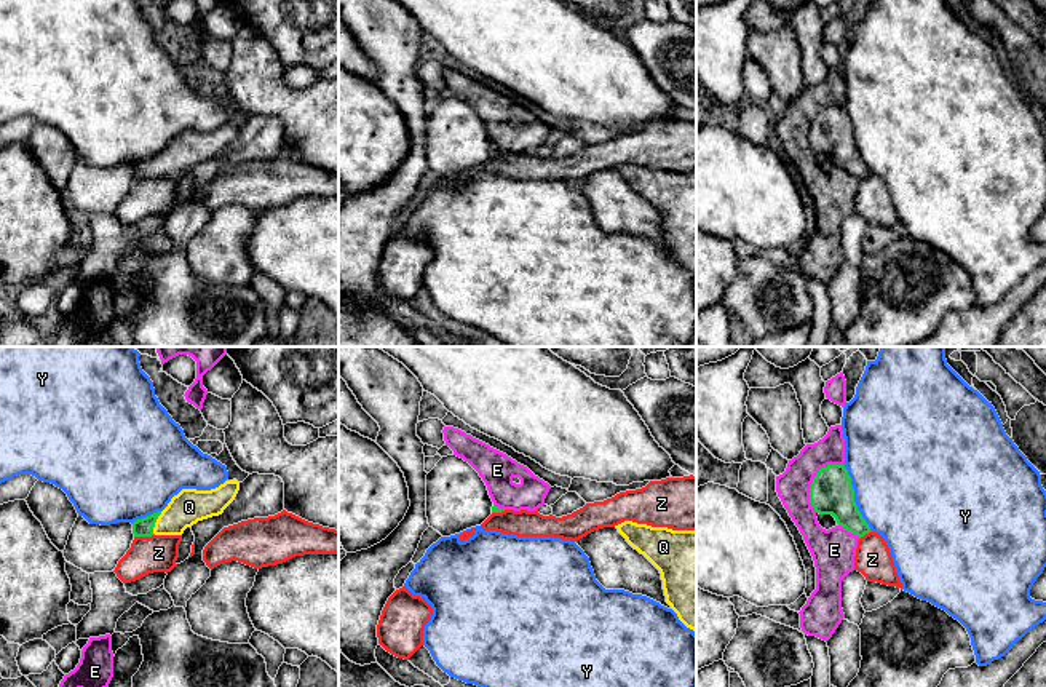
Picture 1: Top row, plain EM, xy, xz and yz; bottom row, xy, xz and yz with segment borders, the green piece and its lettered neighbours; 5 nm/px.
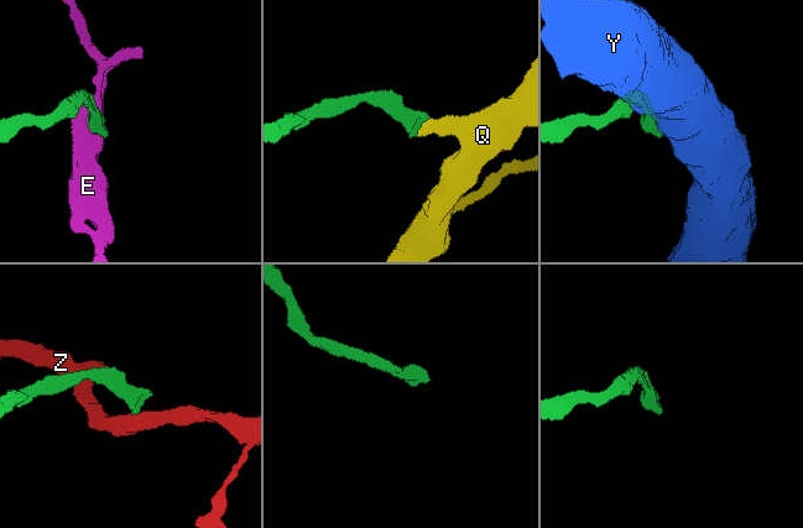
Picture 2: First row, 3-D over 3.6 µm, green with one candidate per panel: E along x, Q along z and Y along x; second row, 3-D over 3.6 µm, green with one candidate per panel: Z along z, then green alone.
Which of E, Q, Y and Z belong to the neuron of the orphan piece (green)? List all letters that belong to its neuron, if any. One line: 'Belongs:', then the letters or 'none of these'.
Belongs: Q

